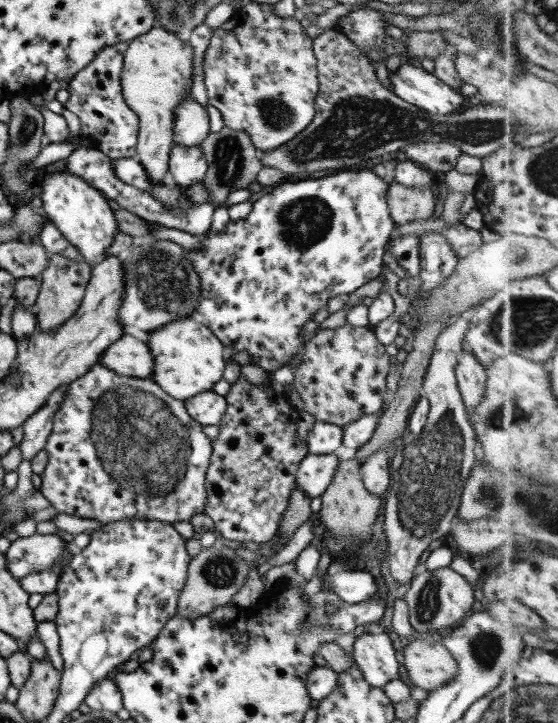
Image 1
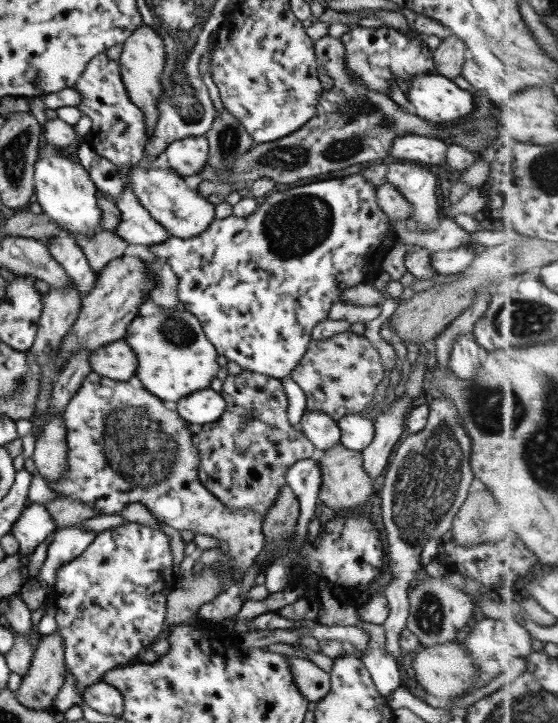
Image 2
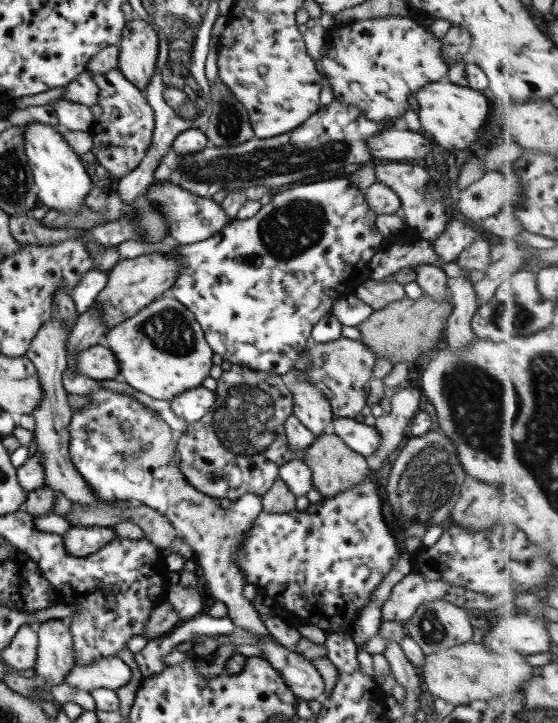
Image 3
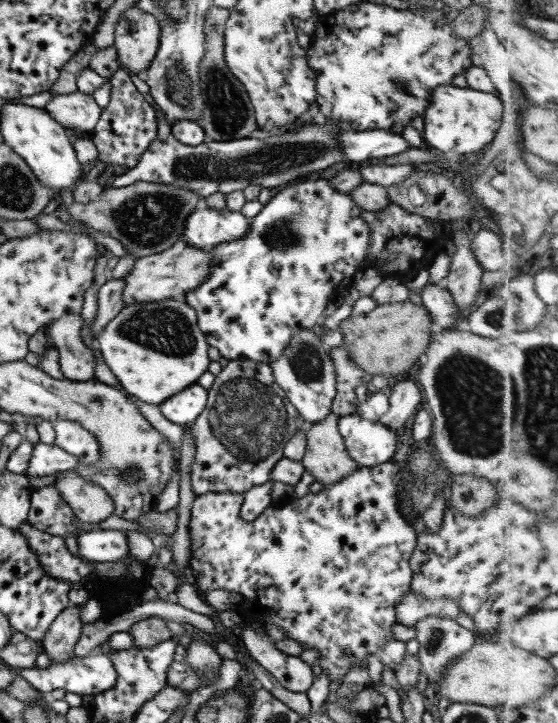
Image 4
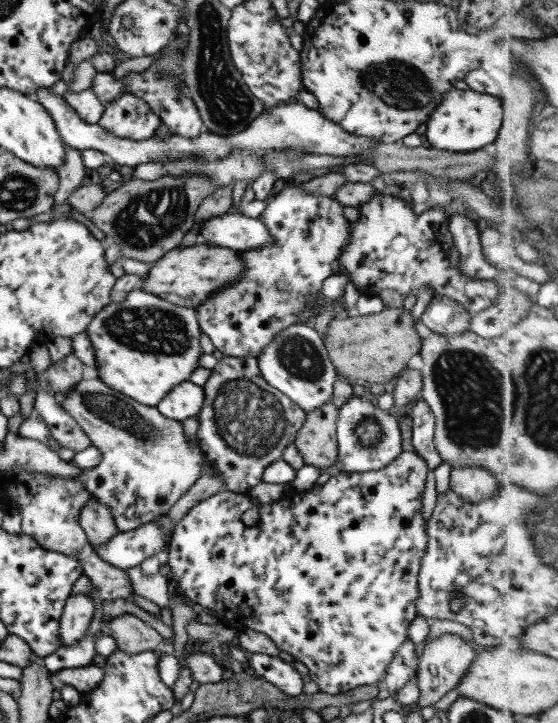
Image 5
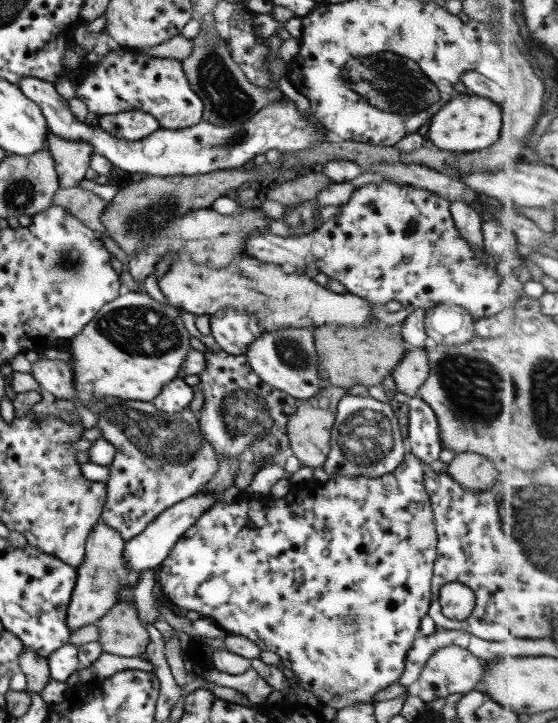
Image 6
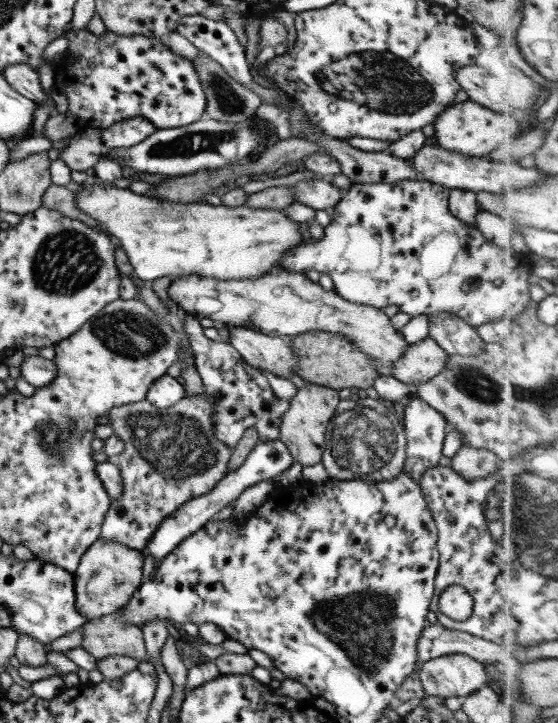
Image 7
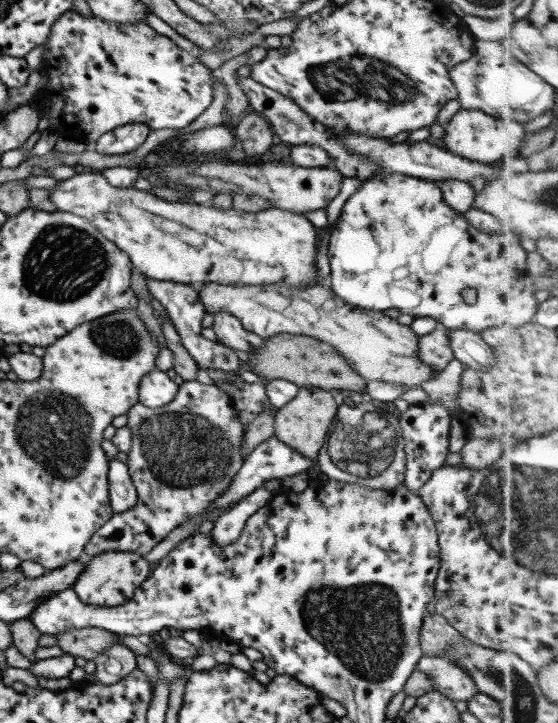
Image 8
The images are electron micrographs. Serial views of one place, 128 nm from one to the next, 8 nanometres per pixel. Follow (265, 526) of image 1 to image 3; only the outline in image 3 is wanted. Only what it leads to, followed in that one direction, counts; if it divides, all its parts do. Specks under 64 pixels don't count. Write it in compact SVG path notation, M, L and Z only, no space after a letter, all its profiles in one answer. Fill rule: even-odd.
M232 364L230 370L224 371L217 380L217 387L214 391L216 394L215 406L210 410L210 412L208 412L208 414L205 414L204 418L200 421L190 423L188 429L184 433L178 434L177 455L180 456L179 468L185 475L184 477L188 479L188 483L198 489L201 493L206 493L213 496L215 499L220 499L226 503L234 503L238 498L240 498L240 496L244 496L244 494L248 492L252 492L252 494L256 494L256 496L261 497L270 490L270 486L272 486L274 481L279 478L279 469L282 465L286 464L286 462L289 462L290 460L304 459L306 457L307 449L302 449L301 452L293 452L293 450L290 449L290 445L288 445L288 437L285 432L285 421L289 414L293 412L293 395L289 390L286 390L284 394L280 394L280 392L270 384L270 379L273 375L278 374L252 370L250 366ZM226 466L234 466L234 468L238 468L238 470L240 470L240 474L242 474L242 482L240 482L240 486L236 488L232 488L232 486L230 486L230 482L228 482L228 478L226 478L226 472L224 472L224 468L226 468Z

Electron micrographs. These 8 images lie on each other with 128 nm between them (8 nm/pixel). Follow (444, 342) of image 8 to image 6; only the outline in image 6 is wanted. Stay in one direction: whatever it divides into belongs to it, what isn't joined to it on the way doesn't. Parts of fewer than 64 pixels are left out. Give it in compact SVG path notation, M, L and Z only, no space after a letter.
M426 350L407 351L390 375L398 386L398 393L404 393L408 399L418 396L420 387L430 375L430 362Z

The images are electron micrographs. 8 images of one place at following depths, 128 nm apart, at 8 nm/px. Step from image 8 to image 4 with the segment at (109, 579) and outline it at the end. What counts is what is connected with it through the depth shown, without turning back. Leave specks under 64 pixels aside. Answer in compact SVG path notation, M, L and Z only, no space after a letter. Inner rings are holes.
M66 470L59 475L53 485L82 523L100 523L115 512L114 501L104 488L84 481L75 470ZM80 604L66 607L54 621L44 640L40 642L40 652L48 654L54 664L60 664L72 657L74 646L80 640L84 622L80 618Z

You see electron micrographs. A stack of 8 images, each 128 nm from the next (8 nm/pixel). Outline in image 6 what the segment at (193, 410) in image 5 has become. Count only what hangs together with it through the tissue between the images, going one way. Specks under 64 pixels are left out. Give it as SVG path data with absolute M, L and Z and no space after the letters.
M178 377L162 386L162 391L154 398L152 404L157 410L166 413L182 413L191 406L194 395L193 386L188 385L184 378Z

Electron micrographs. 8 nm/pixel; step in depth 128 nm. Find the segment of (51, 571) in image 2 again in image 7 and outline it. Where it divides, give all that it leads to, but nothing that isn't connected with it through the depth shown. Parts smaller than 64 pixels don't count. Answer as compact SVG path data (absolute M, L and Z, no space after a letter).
M270 440L264 443L258 443L250 452L247 460L233 472L228 473L222 477L222 480L212 488L209 493L189 500L186 504L180 506L178 511L170 514L164 518L160 526L156 528L149 543L142 549L142 554L152 556L154 560L162 560L166 555L183 542L186 538L190 537L194 532L202 529L212 518L218 514L226 505L238 499L238 495L244 489L258 483L262 480L276 480L286 469L290 468L294 460L290 455L288 447L280 440L271 442Z

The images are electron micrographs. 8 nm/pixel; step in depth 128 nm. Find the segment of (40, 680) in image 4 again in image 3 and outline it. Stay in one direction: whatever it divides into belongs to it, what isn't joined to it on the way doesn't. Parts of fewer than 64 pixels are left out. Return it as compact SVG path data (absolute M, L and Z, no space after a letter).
M118 656L96 660L89 666L79 665L75 664L64 682L88 692L103 688L116 691L132 680L132 668Z

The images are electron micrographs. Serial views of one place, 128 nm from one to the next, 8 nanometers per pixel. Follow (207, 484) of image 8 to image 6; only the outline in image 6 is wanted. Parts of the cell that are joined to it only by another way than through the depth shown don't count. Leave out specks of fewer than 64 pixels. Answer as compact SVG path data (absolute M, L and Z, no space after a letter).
M93 396L89 410L98 416L95 428L99 429L101 438L116 448L113 462L107 467L109 476L104 482L107 493L101 520L116 530L124 541L140 535L167 508L200 492L218 471L220 457L201 434L198 417L189 408L182 413L170 414L157 410L152 402L123 400L115 396L94 400Z

